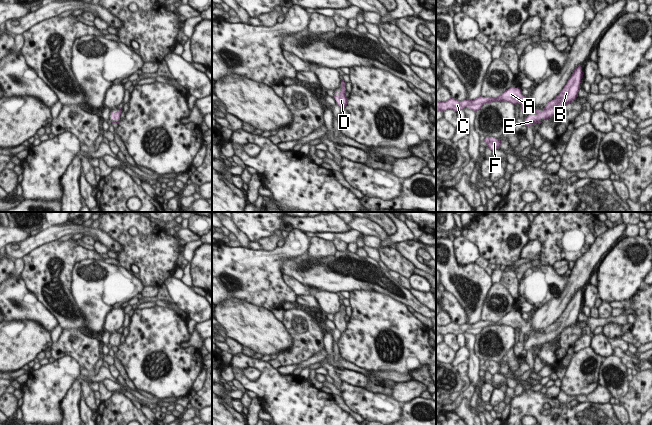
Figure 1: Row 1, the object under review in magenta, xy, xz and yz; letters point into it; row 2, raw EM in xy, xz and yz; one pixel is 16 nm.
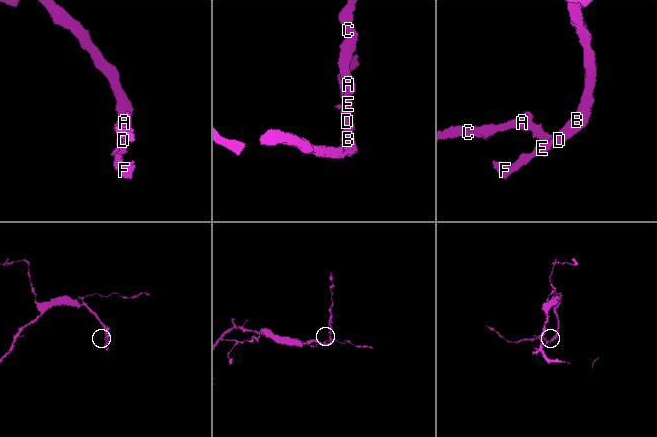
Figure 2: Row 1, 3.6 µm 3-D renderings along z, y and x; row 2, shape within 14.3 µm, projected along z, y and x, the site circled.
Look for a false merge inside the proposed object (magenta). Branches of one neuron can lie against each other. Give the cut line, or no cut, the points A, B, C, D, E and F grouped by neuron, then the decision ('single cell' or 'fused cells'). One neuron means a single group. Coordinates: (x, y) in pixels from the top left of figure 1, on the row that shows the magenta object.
cut none; groups A B C D E F; single cell

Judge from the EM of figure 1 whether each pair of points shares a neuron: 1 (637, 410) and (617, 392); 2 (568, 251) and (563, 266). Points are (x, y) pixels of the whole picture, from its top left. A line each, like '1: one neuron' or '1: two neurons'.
1: two neurons
2: two neurons

